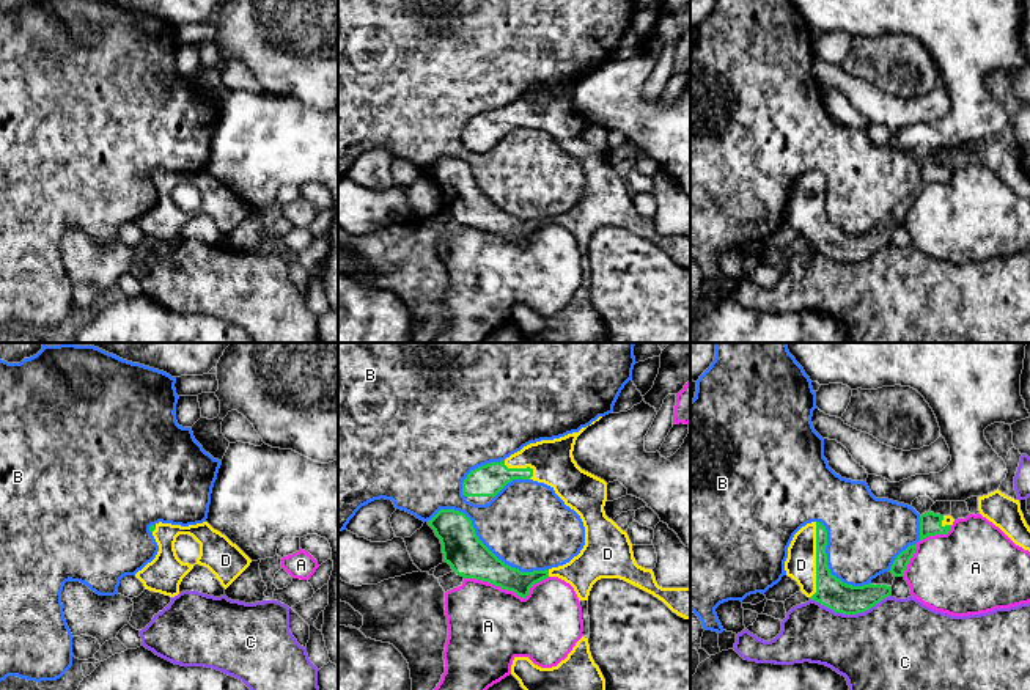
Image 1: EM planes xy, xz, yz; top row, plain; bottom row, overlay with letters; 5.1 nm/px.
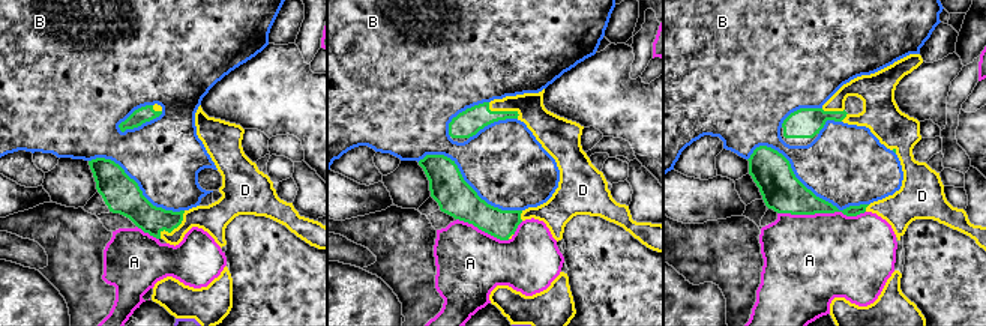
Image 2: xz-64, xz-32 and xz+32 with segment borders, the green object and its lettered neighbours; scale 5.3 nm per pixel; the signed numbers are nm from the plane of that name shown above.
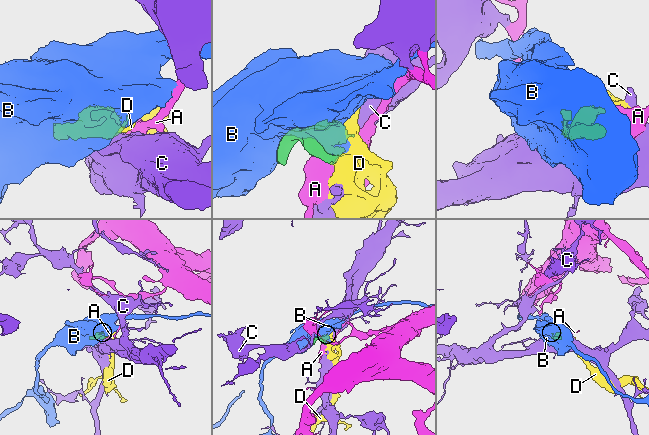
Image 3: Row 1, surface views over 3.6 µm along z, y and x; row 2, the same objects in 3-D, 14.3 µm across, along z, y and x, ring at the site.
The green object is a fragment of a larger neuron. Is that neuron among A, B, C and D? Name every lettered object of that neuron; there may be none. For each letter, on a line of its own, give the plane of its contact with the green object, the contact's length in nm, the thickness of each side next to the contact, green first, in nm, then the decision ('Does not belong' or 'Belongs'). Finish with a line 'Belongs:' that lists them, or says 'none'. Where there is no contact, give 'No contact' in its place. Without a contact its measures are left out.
A: Touches green in xz. Shared border 440 nm. Thickness 200 nm (green) against 420 nm. Does not belong
B: Touches green in xz. Shared border 700 nm. Thickness 200 nm (green) against 440 nm. Does not belong
C: Touches green in yz. Shared border 400 nm. Thickness 160 nm (green) against 440 nm. Does not belong
D: Touches green in yz. Shared border 400 nm. Thickness 160 nm (green) against 160 nm. Belongs
Belongs: D

